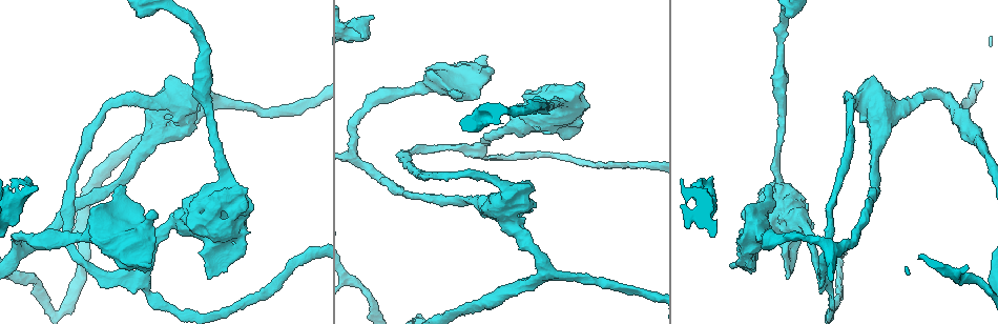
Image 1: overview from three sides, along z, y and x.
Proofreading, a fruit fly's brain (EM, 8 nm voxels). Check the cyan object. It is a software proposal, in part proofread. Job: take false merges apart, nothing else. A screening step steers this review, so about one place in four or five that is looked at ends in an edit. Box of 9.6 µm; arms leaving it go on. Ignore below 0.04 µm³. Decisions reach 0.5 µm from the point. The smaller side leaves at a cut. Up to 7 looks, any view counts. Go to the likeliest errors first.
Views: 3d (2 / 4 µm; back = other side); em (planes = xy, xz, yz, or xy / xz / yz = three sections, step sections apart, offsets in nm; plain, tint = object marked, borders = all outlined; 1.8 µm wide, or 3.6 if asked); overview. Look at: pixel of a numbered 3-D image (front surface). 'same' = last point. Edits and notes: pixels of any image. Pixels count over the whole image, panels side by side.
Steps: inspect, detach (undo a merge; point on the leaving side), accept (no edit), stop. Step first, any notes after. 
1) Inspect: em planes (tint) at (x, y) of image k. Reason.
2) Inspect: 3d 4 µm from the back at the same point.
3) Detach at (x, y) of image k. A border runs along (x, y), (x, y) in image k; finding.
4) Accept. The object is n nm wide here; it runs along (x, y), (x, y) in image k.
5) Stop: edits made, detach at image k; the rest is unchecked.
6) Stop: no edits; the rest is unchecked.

Inspect: 3d 2 µm from the back at (225, 235) of image 1. Thick turns thin.

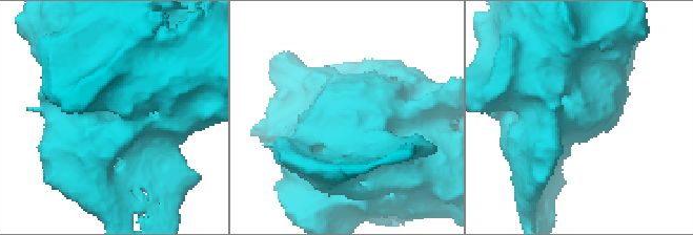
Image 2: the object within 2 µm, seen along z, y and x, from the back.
Inspect: em 3.6 µm xz step 4 (tint) at (583, 118) of image 2. Now the EM.

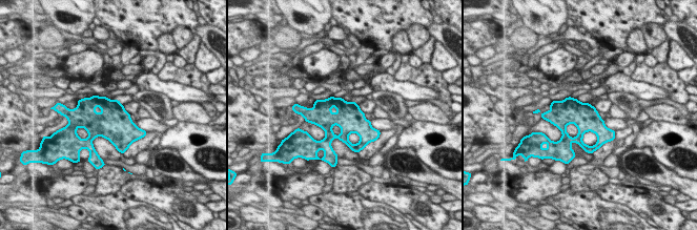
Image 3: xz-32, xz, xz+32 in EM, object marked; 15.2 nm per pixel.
Inspect: em 3.6 µm planes (tint) at the same point.

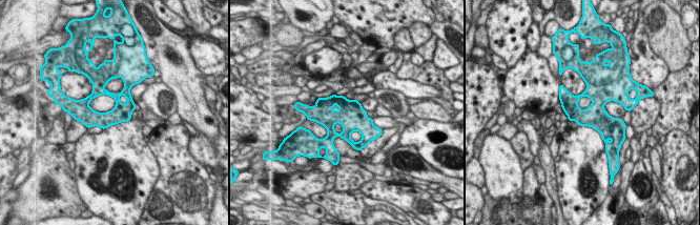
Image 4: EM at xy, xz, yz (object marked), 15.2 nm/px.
Accept. The object is 280 nm wide here; it runs along (127, 89), (110, 118), (81, 114) in image 4; one neuron here.

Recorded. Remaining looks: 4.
Inspect: em xy step 4 (tint) at (23, 198) of image 1. Sharp bend.

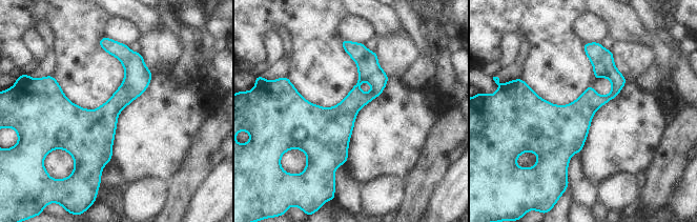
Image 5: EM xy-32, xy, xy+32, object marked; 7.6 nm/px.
Inspect: em planes (tint) at the same point.

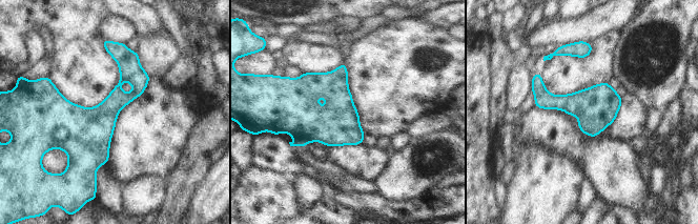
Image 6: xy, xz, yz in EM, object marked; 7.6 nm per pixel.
Accept. One neuron here.

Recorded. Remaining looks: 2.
Inspect: 3d 2 µm at (189, 122) of image 1. Arms run side by side.

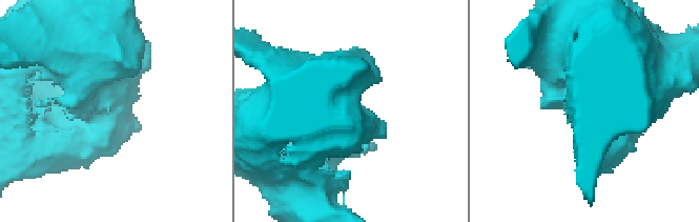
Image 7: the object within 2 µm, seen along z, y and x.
Inspect: em planes (tint) at (108, 109) of image 7. 4 arms meet here; need the tissue.

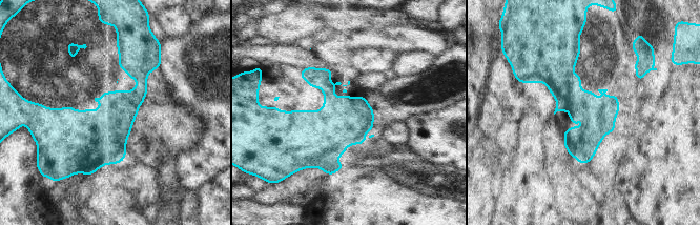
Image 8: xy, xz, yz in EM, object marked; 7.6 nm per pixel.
Accept. The object is 320 nm wide here; it runs along (573, 49), (567, 90), (589, 113), (583, 161) in image 8; continuous, no second neuron.

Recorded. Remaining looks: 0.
Stop: no edits; the rest is unchecked.

